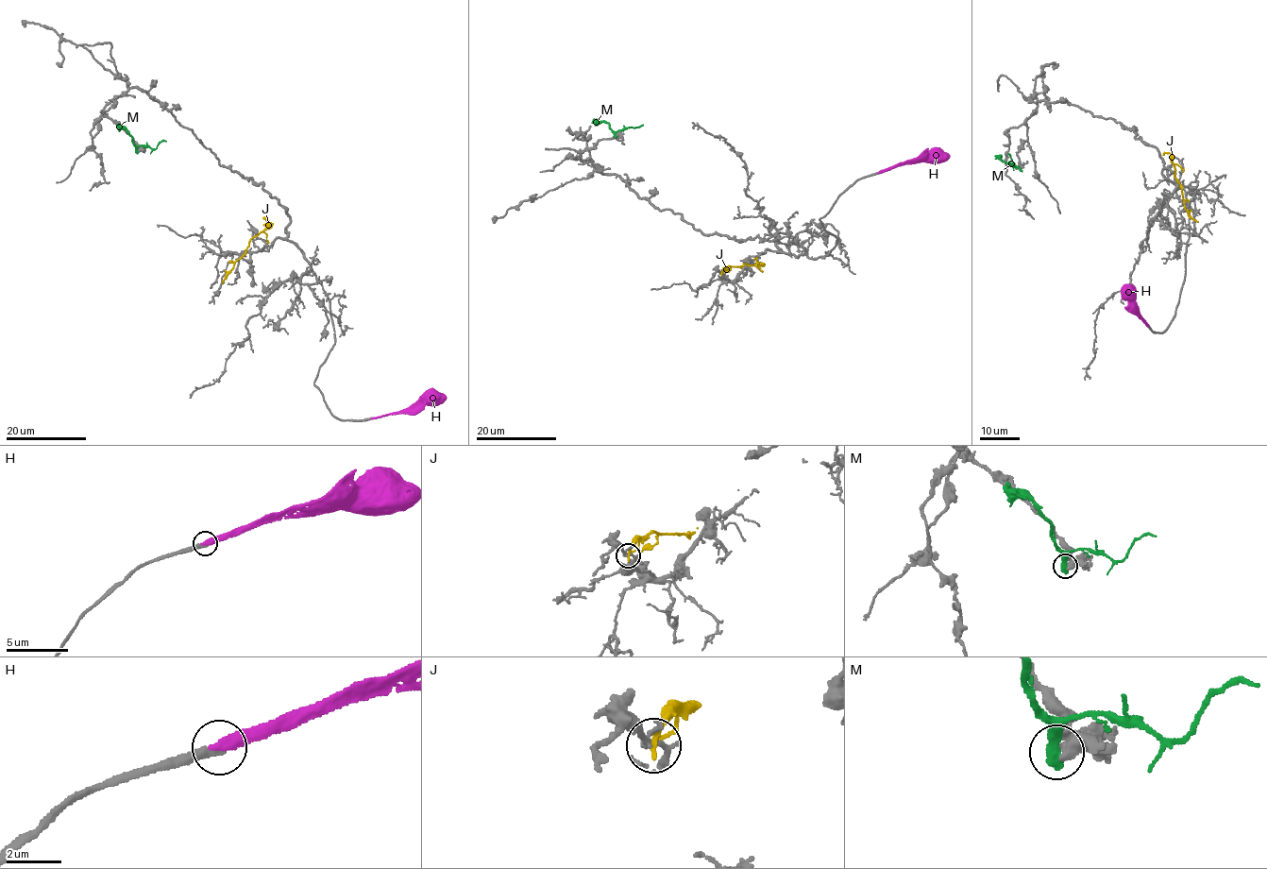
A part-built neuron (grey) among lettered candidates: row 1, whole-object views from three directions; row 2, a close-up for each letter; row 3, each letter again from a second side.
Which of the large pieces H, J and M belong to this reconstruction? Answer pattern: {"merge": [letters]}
{"merge": ["H"]}

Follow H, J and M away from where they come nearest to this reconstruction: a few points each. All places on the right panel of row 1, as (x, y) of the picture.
H: (1148, 325), (1134, 299), (1136, 294), (1129, 288)
J: (1195, 220), (1184, 207), (1182, 190), (1174, 177), (1172, 154), (1162, 155)
M: (1021, 169), (998, 156)

